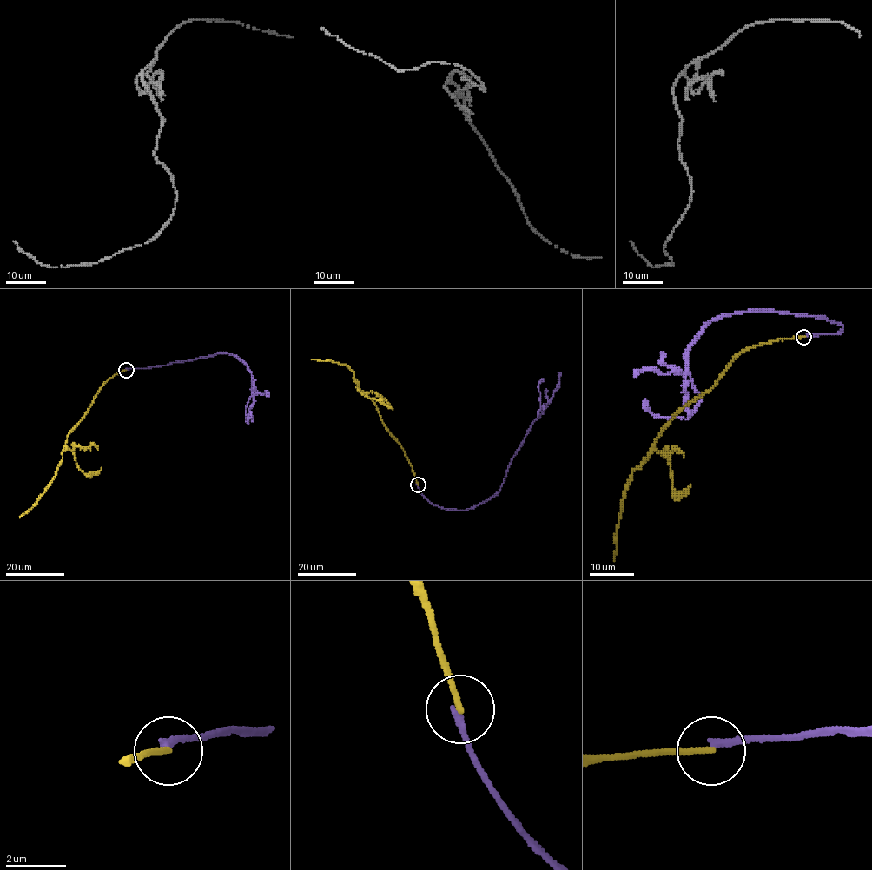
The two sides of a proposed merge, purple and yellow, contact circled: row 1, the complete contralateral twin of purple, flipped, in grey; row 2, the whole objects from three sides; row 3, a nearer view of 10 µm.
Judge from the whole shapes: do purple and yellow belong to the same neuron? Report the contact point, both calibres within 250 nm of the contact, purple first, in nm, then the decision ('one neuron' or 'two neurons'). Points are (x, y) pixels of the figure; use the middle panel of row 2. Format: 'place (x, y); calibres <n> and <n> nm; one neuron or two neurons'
place (418, 484); calibres 240 and 180 nm; two neurons

